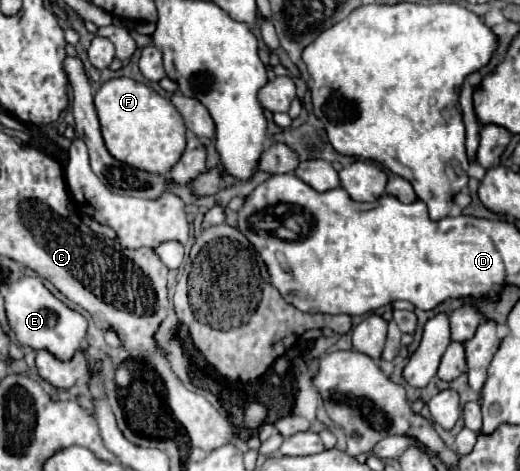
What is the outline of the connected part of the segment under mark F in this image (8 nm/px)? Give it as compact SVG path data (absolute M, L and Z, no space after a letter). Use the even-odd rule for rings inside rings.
M113 78L95 94L95 110L101 122L105 146L113 158L133 168L167 174L185 150L185 124L177 108L149 86L131 78Z

